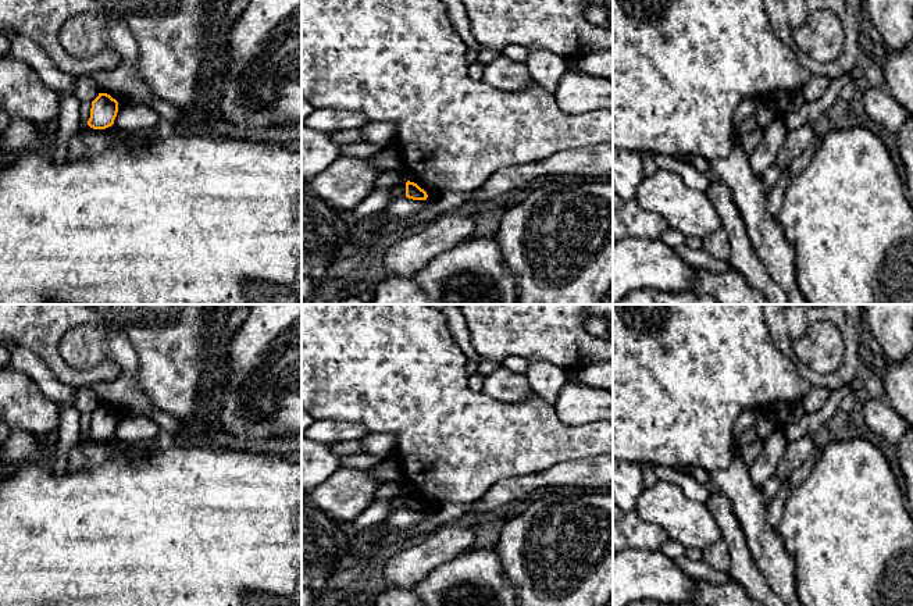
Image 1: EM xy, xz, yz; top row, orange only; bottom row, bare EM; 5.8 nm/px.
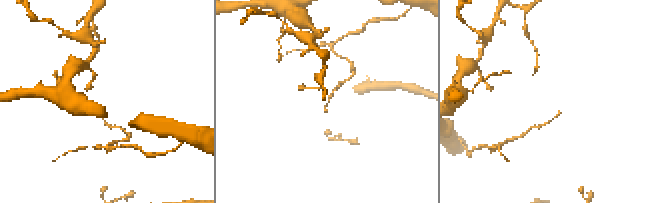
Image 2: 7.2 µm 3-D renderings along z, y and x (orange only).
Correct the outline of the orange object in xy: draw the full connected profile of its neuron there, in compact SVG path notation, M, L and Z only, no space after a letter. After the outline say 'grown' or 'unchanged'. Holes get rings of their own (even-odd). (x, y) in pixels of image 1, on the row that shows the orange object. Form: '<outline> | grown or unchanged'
M99 93L92 101L88 125L93 129L106 129L114 124L118 113L118 101L107 93Z | unchanged

